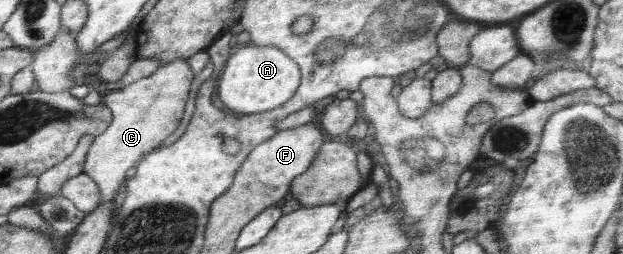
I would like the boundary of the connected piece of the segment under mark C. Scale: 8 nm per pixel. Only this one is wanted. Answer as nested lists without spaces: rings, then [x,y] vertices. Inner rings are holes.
[[[179,57],[128,87],[104,92],[102,103],[112,110],[113,122],[105,134],[93,139],[83,169],[99,185],[99,205],[114,199],[127,179],[128,169],[137,168],[145,155],[158,148],[179,127],[194,77],[187,60]]]

